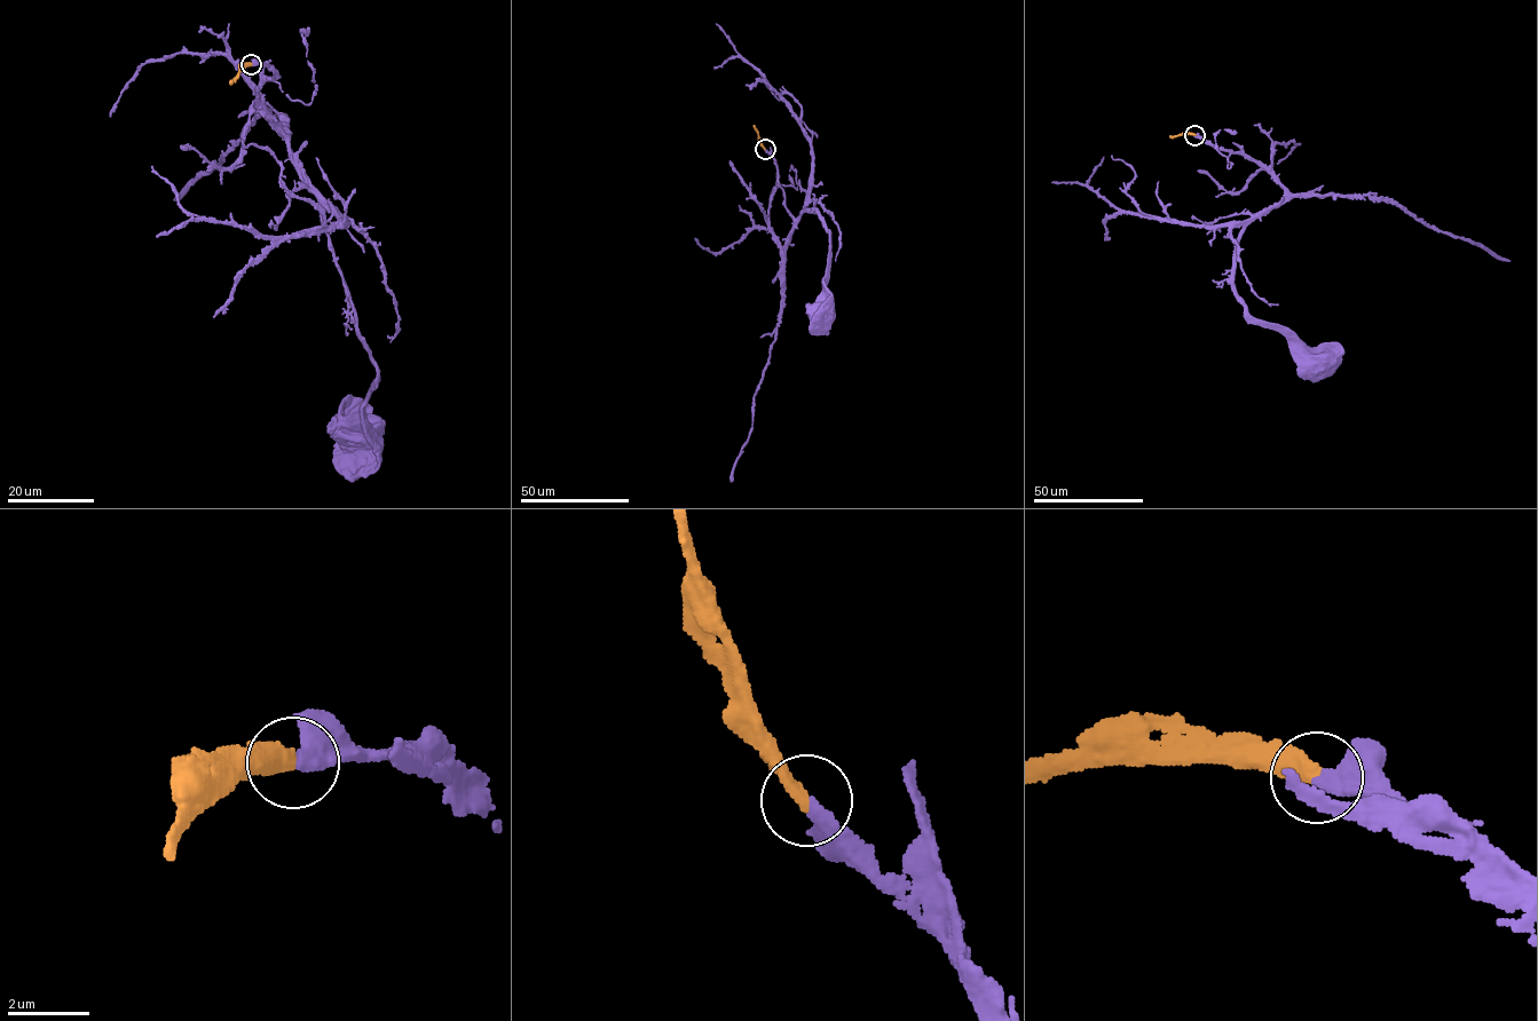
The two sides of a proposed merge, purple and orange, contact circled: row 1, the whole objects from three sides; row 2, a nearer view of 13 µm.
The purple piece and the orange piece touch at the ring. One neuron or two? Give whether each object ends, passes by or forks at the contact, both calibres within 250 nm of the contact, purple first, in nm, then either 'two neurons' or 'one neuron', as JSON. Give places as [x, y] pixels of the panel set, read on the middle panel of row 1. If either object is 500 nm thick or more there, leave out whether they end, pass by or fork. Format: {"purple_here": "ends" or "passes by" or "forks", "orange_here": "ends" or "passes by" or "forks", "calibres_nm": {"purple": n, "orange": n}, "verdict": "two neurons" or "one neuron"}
{"purple_here": "ends", "orange_here": "ends", "calibres_nm": {"purple": 440, "orange": 420}, "verdict": "one neuron"}

